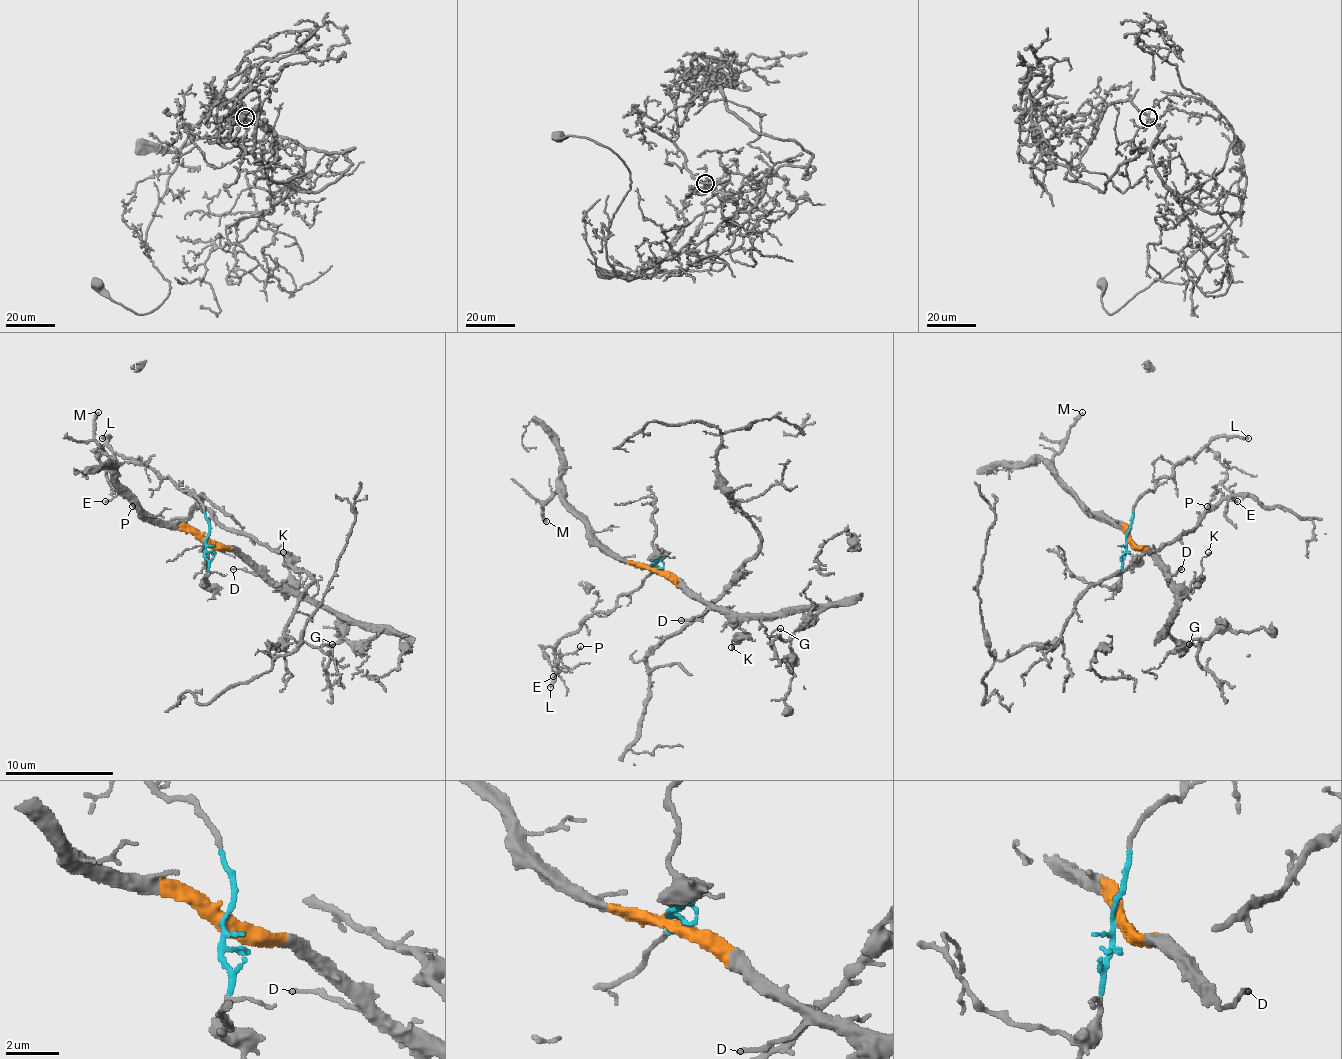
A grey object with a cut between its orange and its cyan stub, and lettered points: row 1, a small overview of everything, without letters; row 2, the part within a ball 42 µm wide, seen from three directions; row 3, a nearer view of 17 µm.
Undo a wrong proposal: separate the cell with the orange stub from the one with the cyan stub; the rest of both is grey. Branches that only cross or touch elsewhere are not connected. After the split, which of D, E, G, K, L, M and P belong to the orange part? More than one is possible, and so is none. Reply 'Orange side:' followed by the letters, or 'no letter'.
Orange side: D, G, K, M

